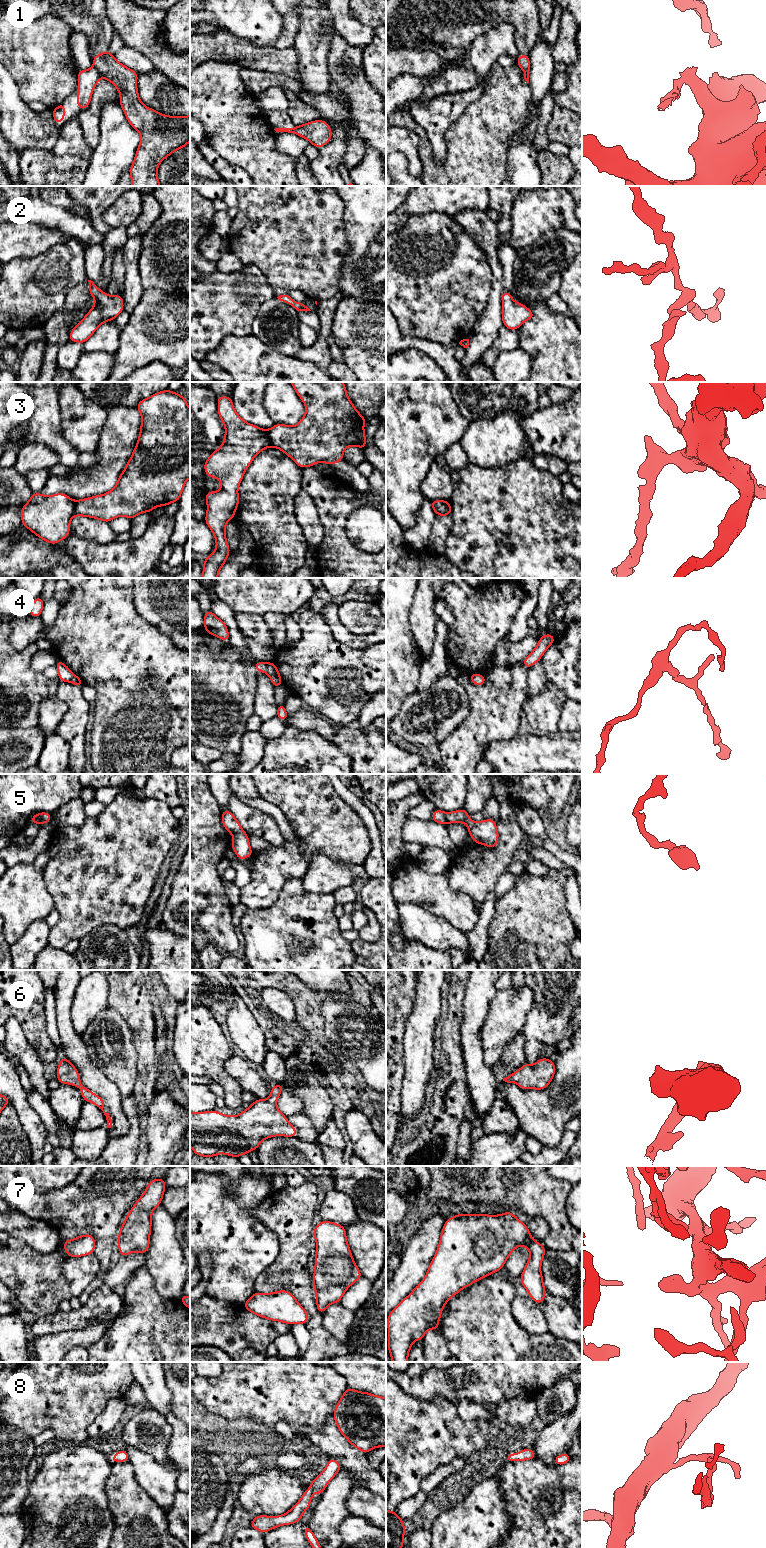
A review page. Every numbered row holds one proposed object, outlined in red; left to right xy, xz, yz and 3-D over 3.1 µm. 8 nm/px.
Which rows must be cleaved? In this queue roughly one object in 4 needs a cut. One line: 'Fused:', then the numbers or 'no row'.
Fused: 1, 3, 5

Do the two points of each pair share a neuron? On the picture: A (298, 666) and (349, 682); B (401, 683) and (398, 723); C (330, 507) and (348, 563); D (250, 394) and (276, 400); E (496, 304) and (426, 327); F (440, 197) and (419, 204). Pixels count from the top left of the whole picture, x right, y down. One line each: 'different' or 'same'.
A: same
B: different
C: same
D: different
E: different
F: same

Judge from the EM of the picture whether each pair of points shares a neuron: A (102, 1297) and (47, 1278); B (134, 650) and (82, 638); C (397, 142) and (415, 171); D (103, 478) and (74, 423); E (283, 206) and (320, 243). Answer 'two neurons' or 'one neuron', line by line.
A: two neurons
B: one neuron
C: one neuron
D: two neurons
E: one neuron

